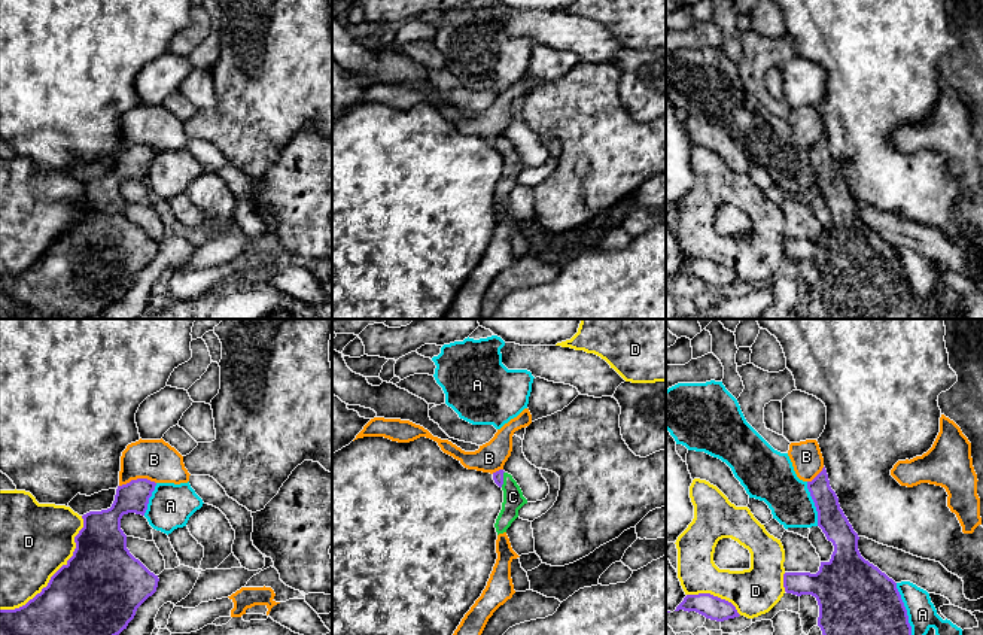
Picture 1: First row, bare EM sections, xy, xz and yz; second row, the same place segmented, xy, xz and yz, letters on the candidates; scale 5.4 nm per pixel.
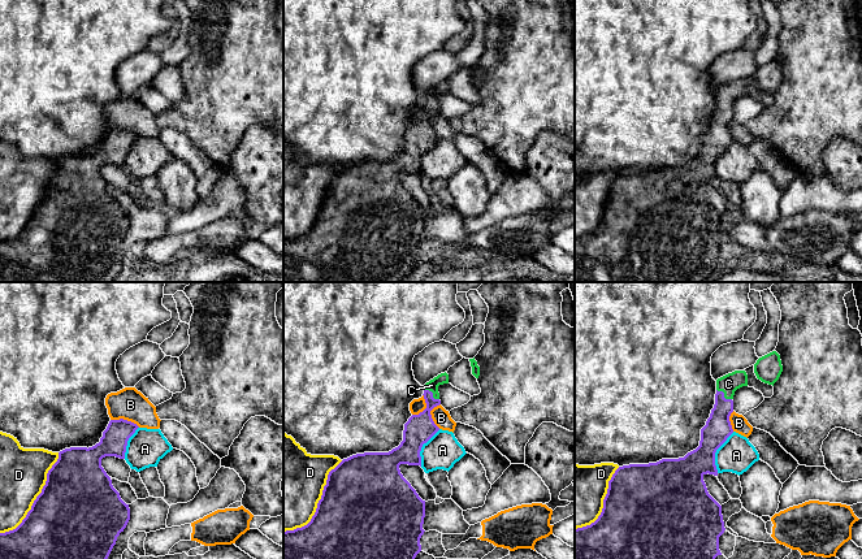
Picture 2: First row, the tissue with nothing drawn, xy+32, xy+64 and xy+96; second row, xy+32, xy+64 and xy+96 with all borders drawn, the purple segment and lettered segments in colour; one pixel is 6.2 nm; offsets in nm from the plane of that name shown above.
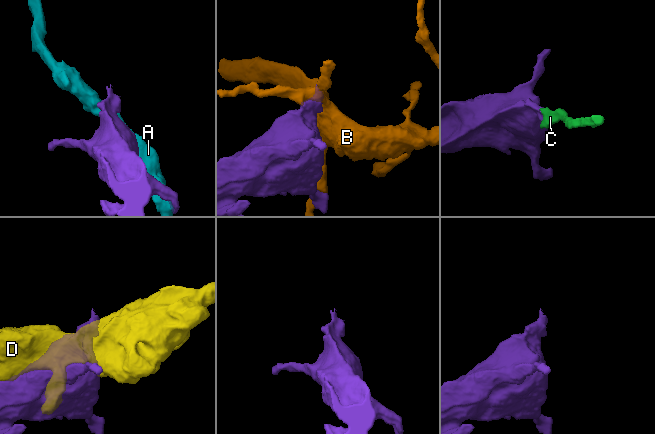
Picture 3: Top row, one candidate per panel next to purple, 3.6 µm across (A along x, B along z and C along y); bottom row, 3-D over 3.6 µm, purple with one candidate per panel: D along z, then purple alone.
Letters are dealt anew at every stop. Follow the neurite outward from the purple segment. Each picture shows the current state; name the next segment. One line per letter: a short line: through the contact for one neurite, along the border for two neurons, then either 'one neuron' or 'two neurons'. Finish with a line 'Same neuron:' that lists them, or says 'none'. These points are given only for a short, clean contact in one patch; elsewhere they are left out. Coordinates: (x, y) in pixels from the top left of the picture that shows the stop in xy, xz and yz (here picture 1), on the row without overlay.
A: two neurons
B: two neurons
C: line xz (498, 142), (502, 145), (510, 152), (513, 163); one neuron
D: two neurons
Same neuron: C

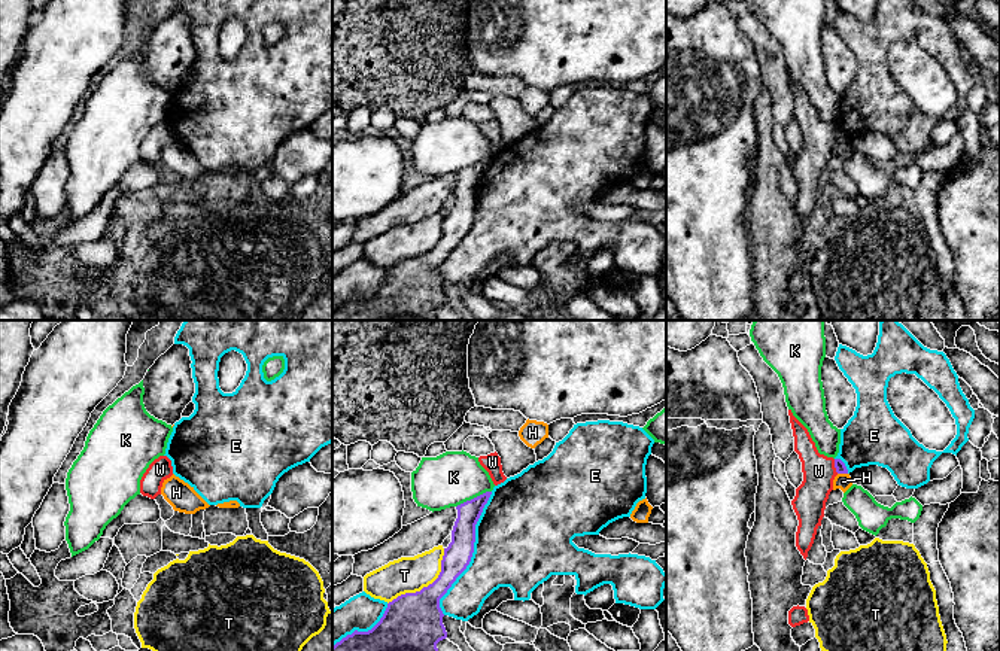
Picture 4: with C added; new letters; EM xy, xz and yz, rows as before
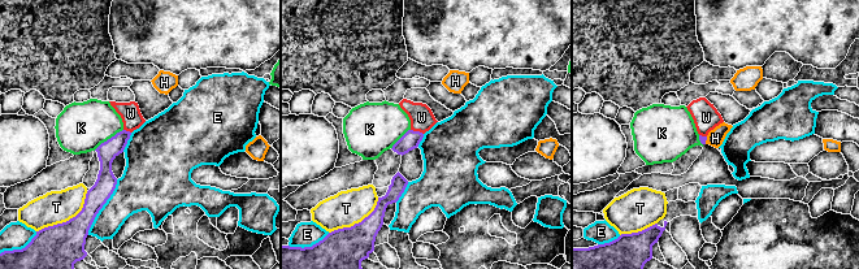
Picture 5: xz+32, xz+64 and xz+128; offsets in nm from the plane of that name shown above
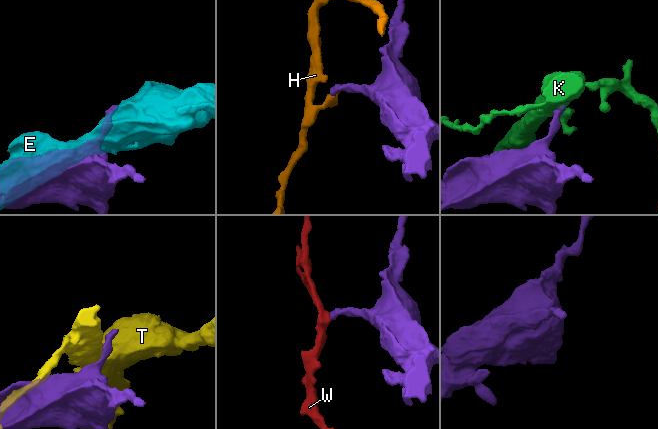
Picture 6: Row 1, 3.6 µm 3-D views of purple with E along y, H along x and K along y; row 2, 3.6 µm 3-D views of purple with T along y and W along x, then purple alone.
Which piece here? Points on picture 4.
E: two neurons
H: line yz (838, 139), (847, 140); two neurons
K: line xz (491, 157), (456, 173); two neurons
T: two neurons
W: line yz (833, 125), (833, 133), (838, 139); two neurons
Same neuron: none

